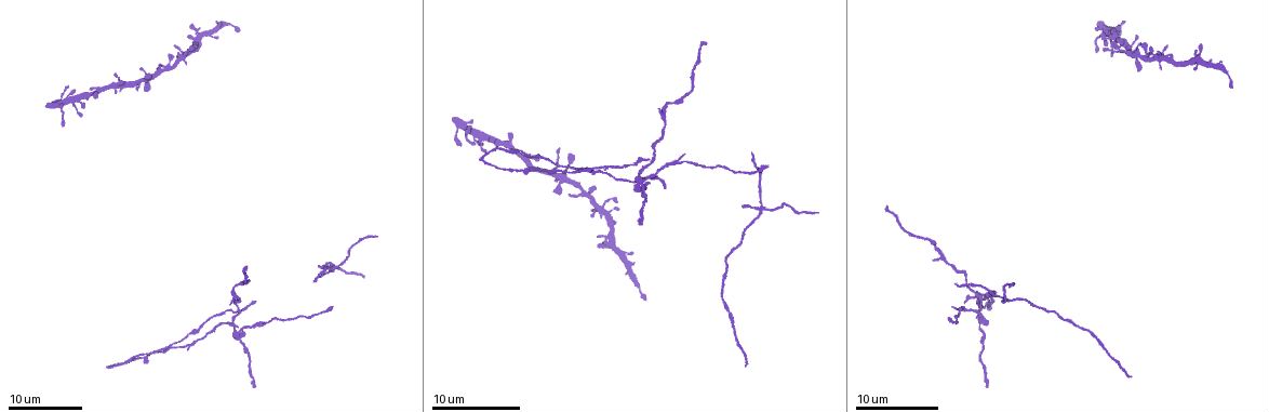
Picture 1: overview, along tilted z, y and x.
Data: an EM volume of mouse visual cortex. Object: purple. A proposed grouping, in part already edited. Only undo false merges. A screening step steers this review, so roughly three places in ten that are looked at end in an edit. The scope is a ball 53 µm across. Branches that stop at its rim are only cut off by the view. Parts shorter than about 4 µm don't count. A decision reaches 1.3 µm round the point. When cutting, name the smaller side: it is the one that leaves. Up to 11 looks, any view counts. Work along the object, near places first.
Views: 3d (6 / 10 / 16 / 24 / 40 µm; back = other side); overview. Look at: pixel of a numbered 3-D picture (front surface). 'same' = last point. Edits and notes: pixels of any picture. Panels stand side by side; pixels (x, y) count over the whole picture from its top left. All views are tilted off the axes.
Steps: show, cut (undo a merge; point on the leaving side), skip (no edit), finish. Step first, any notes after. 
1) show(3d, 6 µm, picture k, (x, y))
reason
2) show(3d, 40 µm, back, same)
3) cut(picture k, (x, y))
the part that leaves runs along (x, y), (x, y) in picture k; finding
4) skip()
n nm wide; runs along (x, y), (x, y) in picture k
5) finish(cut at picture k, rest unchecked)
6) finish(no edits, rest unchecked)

show(3d, 10 µm, picture 1, (764, 207))
four or more arms meet

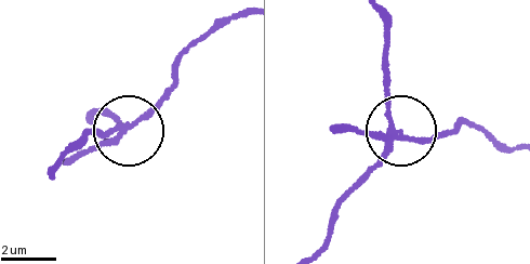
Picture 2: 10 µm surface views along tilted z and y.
cut(picture 2, (110, 111))
the part that leaves runs along (392, 135), (319, 248) in picture 2; a second neuron is stuck on

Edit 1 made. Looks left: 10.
show(3d, 10 µm, picture 1, (598, 214))
arms part here

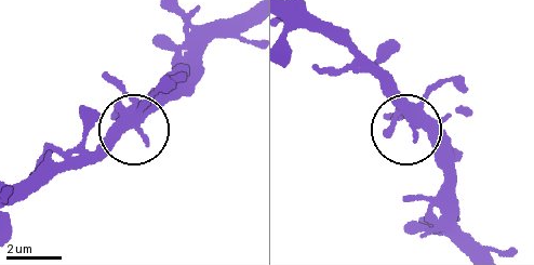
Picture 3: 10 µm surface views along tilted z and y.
skip()
330 nm wide; runs along (23, 196), (134, 130), (187, 69) in picture 3; one neuron here

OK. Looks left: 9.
show(3d, 16 µm, picture 1, (135, 84))
branch point

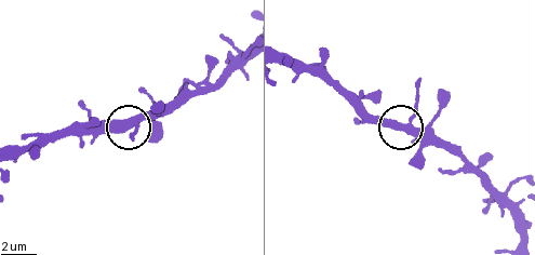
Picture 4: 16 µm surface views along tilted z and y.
show(3d, 6 µm, picture 4, (399, 126))

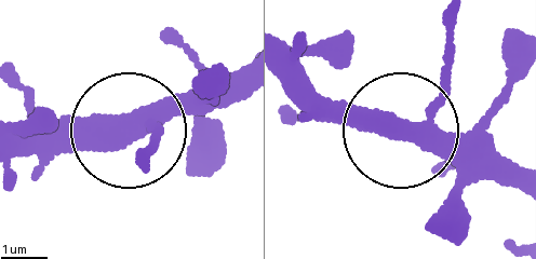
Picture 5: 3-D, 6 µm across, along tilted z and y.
skip()
one neuron here

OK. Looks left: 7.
show(3d, 16 µm, picture 1, (677, 161))
two arms in line, one across

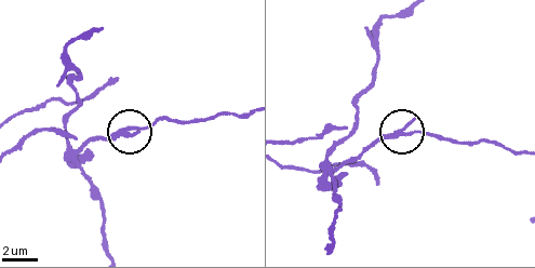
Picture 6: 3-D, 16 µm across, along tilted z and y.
cut(picture 6, (103, 136))
3 arms; a second neuron is stuck on

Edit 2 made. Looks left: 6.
show(overview)

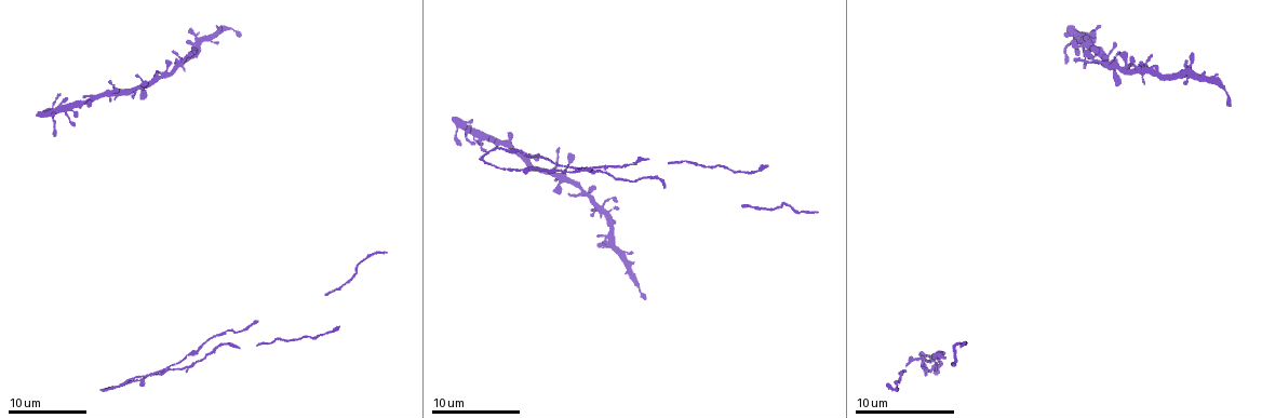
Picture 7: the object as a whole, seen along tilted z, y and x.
show(3d, 6 µm, picture 7, (932, 366))
four arms meet

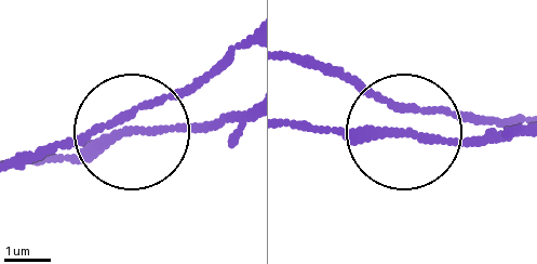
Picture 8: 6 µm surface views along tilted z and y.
show(3d, 6 µm, back, picture 8, (404, 133))
other side

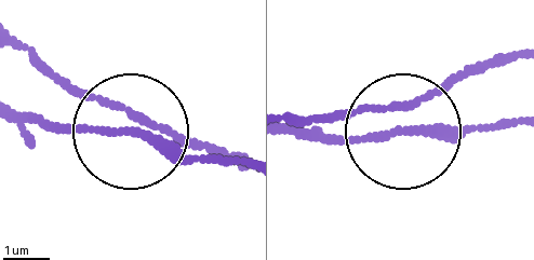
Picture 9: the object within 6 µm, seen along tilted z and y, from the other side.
skip()
140 nm wide; all the same neuron

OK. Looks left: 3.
finish(cut at picture 2, cut at picture 6, rest unchecked)

